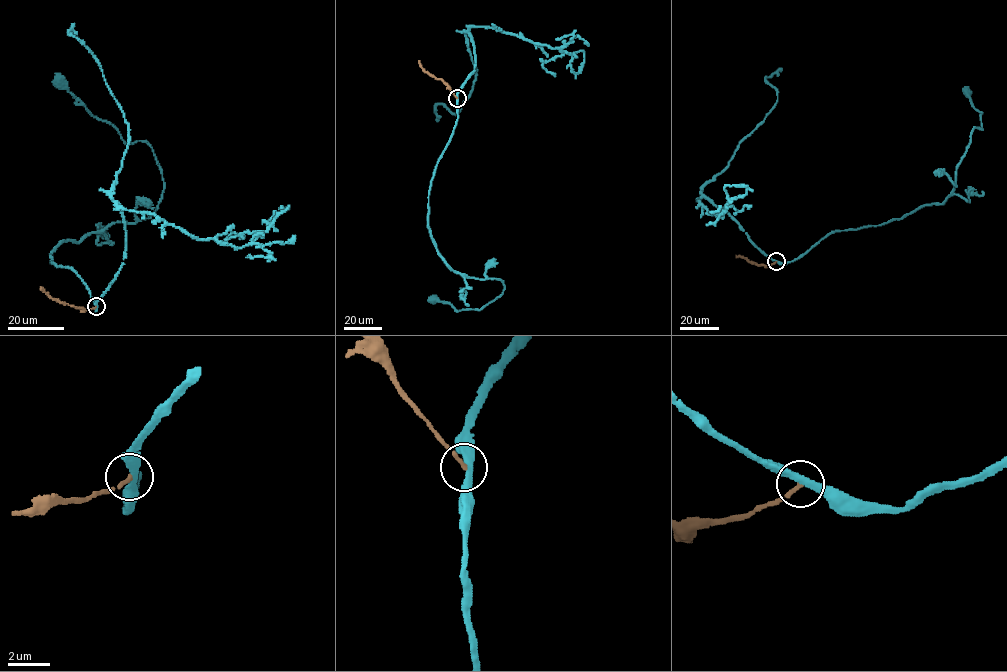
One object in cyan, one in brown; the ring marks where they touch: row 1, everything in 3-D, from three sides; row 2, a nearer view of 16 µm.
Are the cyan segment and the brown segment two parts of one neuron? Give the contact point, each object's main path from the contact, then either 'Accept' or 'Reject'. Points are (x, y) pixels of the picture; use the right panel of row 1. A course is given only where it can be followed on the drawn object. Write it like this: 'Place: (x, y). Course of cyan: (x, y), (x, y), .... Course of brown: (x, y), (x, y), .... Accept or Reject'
Place: (776, 261). Course of cyan: (776, 262), (798, 259), (836, 231), (879, 226), (942, 203), (956, 185), (971, 131), (982, 129), (967, 92). Course of brown: (776, 262), (758, 265), (735, 255). Reject

